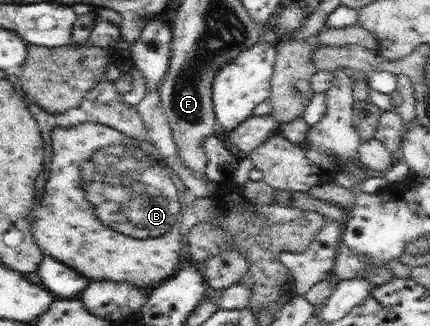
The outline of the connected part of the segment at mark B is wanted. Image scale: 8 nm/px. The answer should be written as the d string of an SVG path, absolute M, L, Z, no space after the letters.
M89 121L74 127L56 127L52 131L52 147L50 177L39 205L33 209L34 226L31 227L36 245L43 253L60 257L58 261L90 281L130 281L139 288L156 289L172 277L178 271L178 261L185 250L184 236L177 224L182 222L182 212L190 209L191 195L176 170L166 167L168 163L158 149L144 140L130 141L108 125Z

